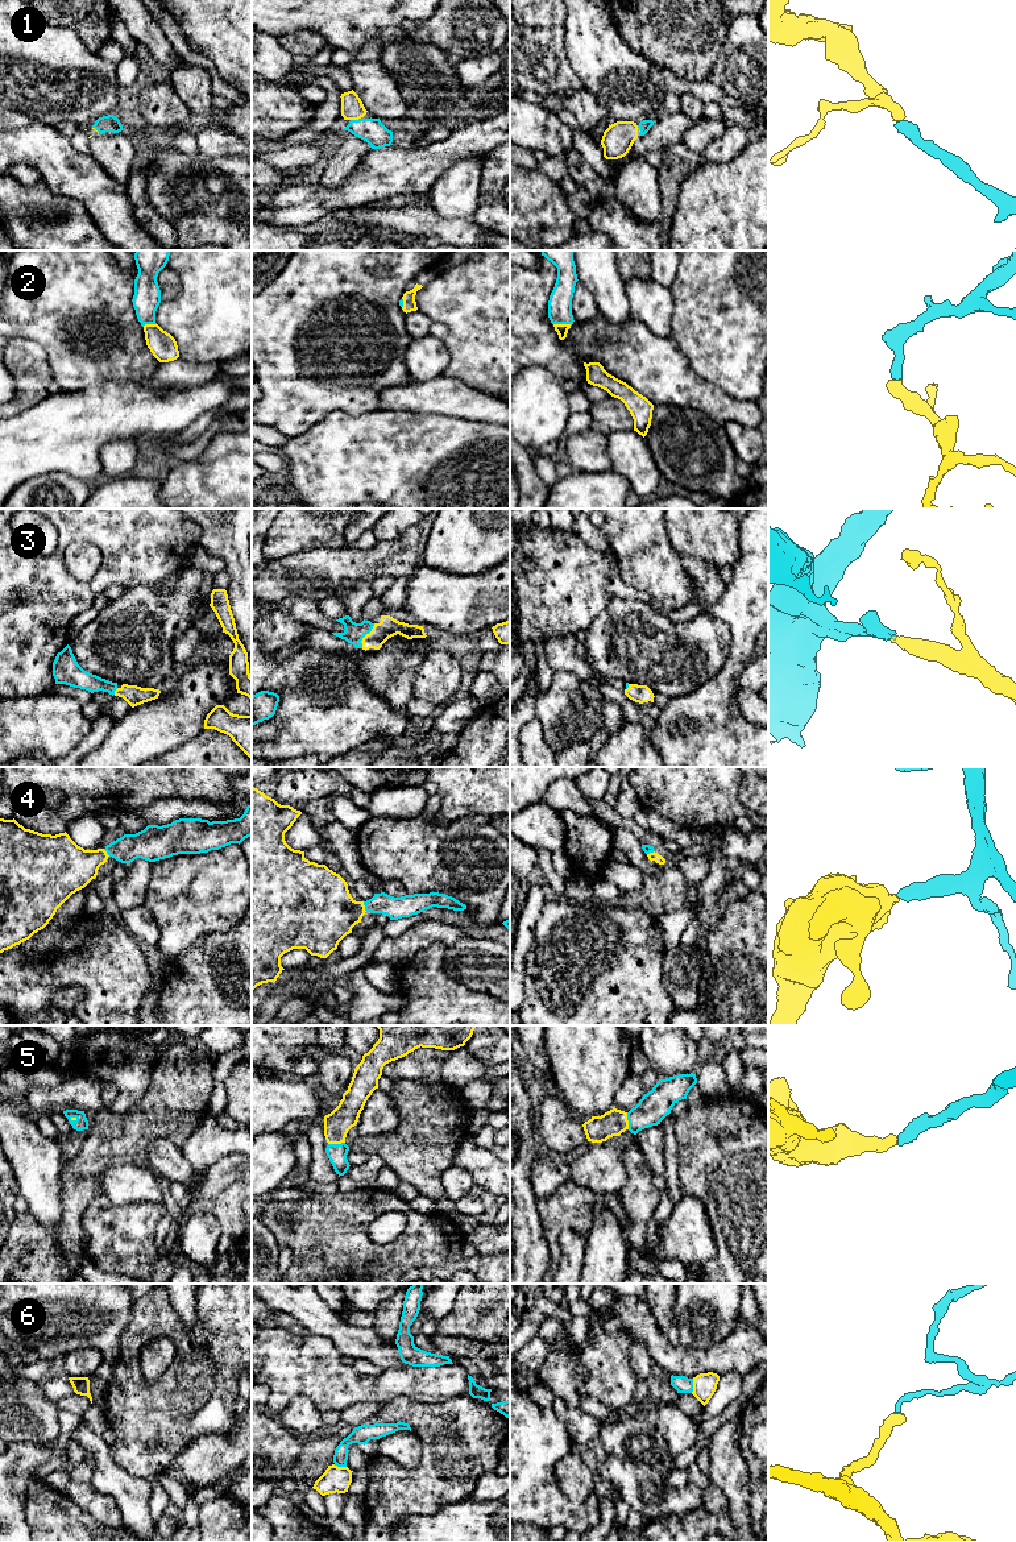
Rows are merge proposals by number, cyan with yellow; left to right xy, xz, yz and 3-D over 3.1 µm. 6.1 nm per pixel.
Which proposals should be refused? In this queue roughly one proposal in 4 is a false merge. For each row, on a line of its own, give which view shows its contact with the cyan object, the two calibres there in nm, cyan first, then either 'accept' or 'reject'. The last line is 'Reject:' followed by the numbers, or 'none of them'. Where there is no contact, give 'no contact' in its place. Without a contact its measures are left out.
1: contact in xz; calibres 150 and 140 nm; accept
2: contact in yz; calibres 140 and 70 nm; accept
3: contact in xz; calibres 120 and 120 nm; accept
4: contact in xz; calibres 130 and 380 nm; accept
5: contact in xz; calibres 120 and 160 nm; accept
6: contact in yz; calibres 100 and 140 nm; reject
Reject: 6

